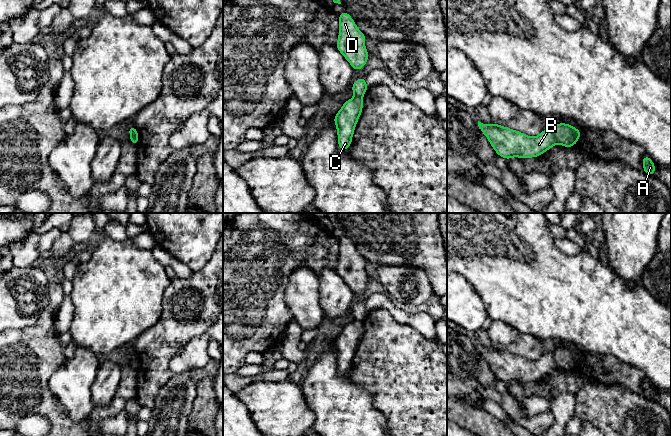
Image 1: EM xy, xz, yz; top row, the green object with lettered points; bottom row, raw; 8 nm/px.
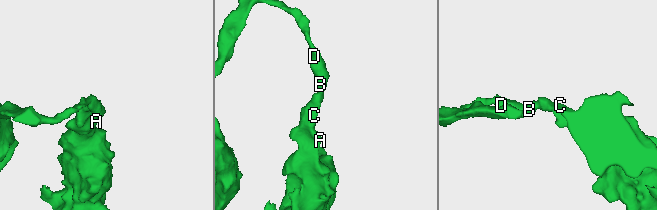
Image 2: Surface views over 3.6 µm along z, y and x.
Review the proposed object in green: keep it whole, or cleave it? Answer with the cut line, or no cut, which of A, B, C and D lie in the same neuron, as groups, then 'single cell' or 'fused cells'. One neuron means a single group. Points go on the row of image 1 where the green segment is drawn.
cut yz (552, 130), (557, 142); groups A C / B D; fused cells

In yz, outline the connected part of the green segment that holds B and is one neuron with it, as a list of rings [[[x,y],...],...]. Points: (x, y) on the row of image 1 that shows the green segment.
[[[478,121],[478,126],[480,131],[487,137],[497,155],[505,158],[506,160],[513,157],[519,157],[521,159],[539,157],[557,143],[553,130],[548,128],[545,128],[539,135],[530,137],[520,131],[498,125],[494,122],[486,125]]]

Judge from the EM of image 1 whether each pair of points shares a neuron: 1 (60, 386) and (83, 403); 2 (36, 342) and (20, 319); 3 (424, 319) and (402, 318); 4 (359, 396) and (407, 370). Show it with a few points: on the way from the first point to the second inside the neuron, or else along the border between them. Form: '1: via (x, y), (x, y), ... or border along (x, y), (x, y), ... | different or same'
1: via (66, 386), (77, 397) | same
2: border along (42, 311), (32, 325), (20, 329), (10, 329) | different
3: via (419, 319), (407, 318) | same
4: border along (350, 376), (367, 391), (380, 412) | different

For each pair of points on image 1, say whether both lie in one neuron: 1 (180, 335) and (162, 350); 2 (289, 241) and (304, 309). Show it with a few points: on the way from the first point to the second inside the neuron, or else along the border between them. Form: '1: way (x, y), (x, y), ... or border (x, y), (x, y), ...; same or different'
1: way (174, 340), (173, 347), (168, 348); same
2: border (318, 275), (299, 266), (290, 274), (284, 290); different

